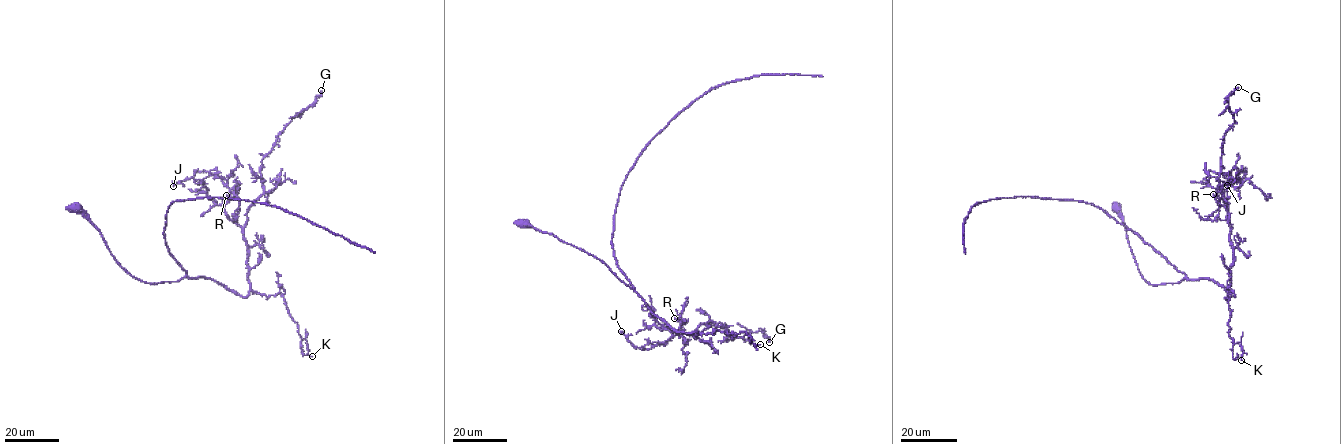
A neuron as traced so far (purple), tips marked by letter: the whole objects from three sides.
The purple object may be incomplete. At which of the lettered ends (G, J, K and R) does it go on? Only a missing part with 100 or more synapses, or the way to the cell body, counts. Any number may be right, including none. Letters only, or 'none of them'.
none of them

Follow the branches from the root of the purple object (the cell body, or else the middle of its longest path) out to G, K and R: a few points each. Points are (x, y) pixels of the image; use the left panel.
G: (76, 208), (134, 277), (148, 283), (209, 278), (246, 296), (244, 226), (263, 192), (261, 160), (321, 90)
K: (76, 208), (114, 259), (144, 282), (205, 277), (241, 296), (280, 293), (312, 356)
R: (76, 208), (134, 277), (148, 283), (209, 278), (246, 296), (248, 245), (231, 220), (240, 202), (226, 195)

